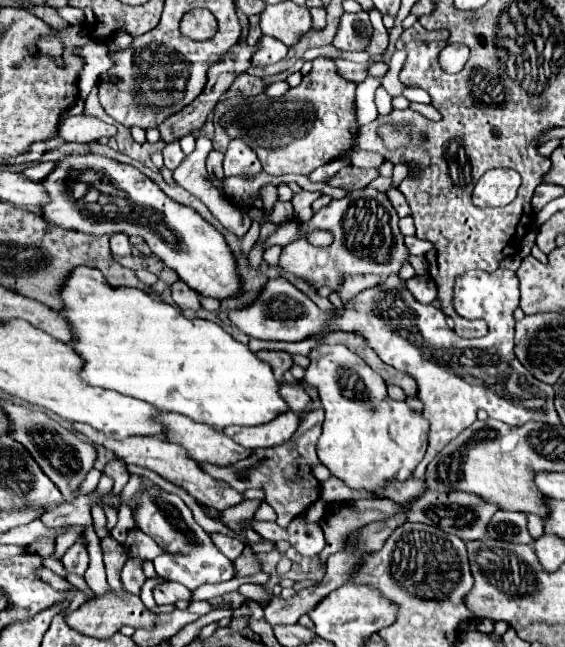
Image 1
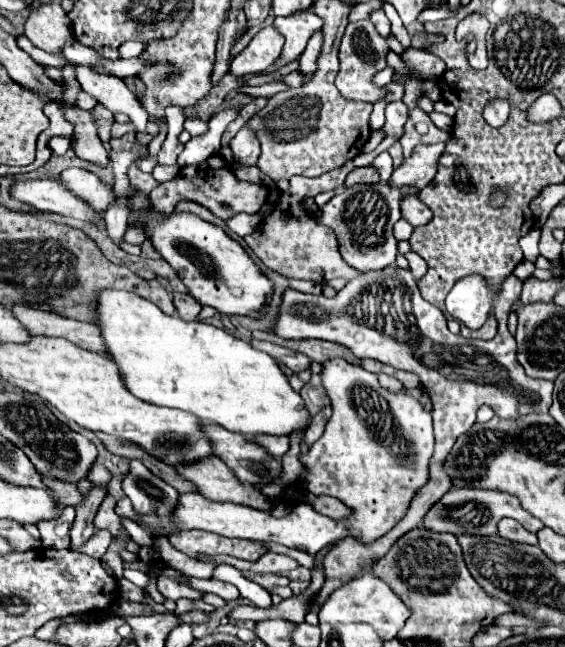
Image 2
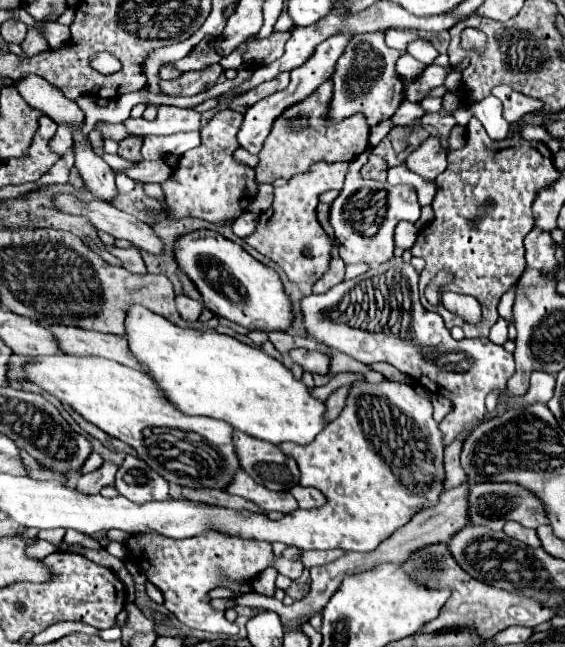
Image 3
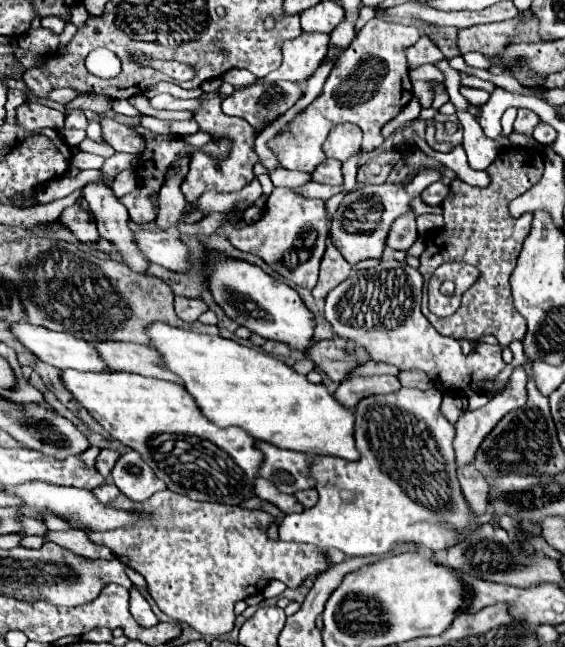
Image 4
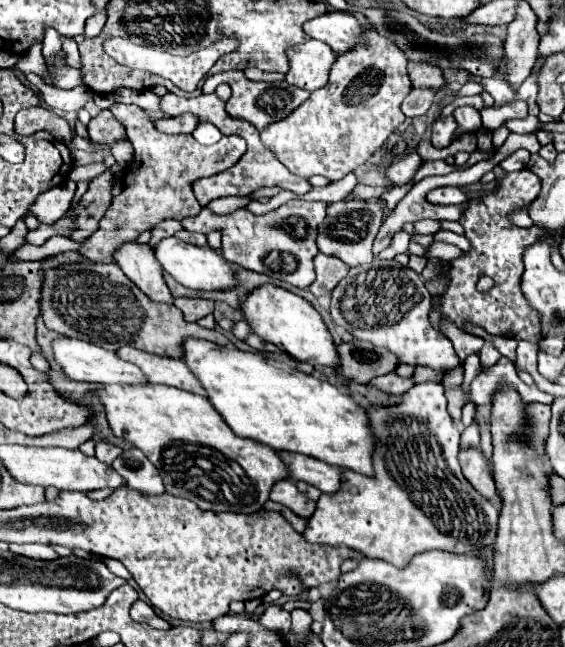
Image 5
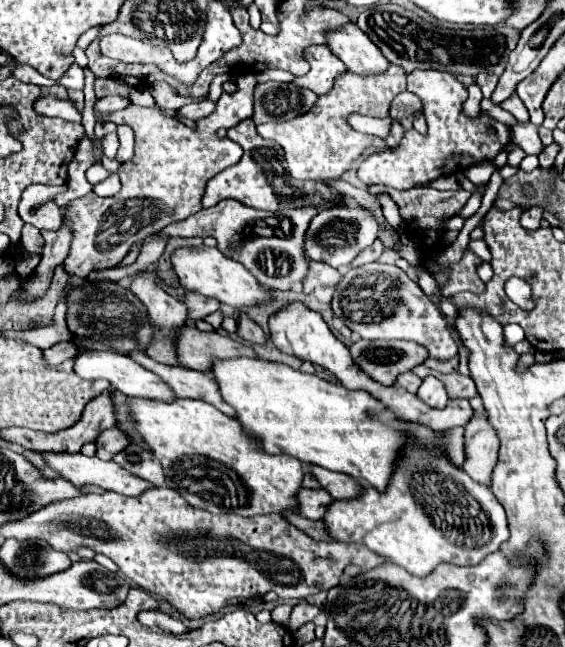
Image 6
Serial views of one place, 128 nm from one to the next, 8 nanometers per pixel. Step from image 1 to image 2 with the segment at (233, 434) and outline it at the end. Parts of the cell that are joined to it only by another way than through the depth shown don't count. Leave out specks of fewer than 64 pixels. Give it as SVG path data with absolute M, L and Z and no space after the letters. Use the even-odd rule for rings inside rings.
M252 436L250 440L260 444L264 450L268 450L268 454L278 456L278 458L289 449L288 436Z

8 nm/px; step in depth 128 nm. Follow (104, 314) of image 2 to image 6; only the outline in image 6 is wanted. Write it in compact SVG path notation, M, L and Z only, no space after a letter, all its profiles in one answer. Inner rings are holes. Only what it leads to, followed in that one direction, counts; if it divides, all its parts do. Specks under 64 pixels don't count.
M228 358L212 360L210 368L220 394L226 404L236 410L236 418L244 434L254 440L268 454L294 456L304 464L316 464L326 470L344 472L354 480L368 482L376 490L388 486L398 450L404 444L406 426L378 400L362 390L346 390L342 384L326 382L316 374L304 374L280 362L268 362L260 358Z

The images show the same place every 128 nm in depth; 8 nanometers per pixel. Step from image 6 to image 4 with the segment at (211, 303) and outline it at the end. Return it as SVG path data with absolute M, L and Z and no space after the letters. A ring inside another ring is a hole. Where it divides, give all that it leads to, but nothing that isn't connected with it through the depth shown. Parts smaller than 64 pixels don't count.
M176 296L174 308L178 318L184 322L196 322L198 316L208 310L208 306L200 298L182 298L182 296Z

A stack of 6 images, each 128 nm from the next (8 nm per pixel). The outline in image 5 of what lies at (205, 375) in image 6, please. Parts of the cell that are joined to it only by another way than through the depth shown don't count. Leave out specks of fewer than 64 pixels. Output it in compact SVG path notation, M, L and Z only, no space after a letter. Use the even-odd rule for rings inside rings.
M124 346L118 348L116 354L122 360L128 360L132 364L136 364L148 382L152 384L166 384L166 386L176 386L194 394L204 394L200 382L192 376L192 372L184 366L182 358L170 358L170 356L156 356L150 352L140 352L138 348L132 346Z

